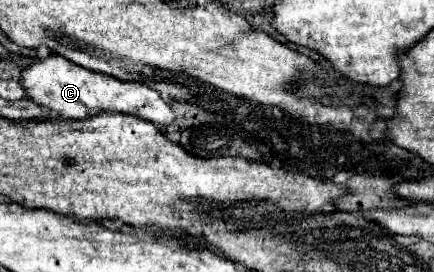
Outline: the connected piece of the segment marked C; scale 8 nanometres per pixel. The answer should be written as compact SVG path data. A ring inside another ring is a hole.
M56 53L38 61L36 65L22 69L20 83L26 89L28 97L32 97L32 101L46 105L48 109L68 119L84 119L84 117L94 117L100 111L112 111L112 113L124 113L124 115L146 119L156 127L166 127L176 121L174 111L160 97L156 89L150 89L144 83L116 81L114 77L80 69L80 65L72 65L72 61Z

